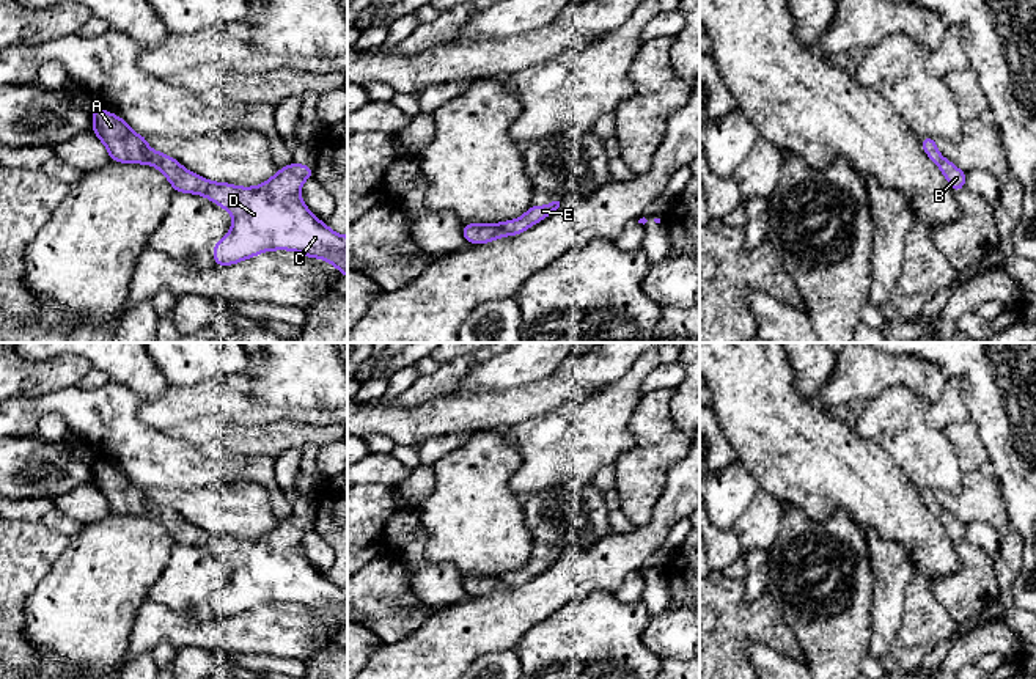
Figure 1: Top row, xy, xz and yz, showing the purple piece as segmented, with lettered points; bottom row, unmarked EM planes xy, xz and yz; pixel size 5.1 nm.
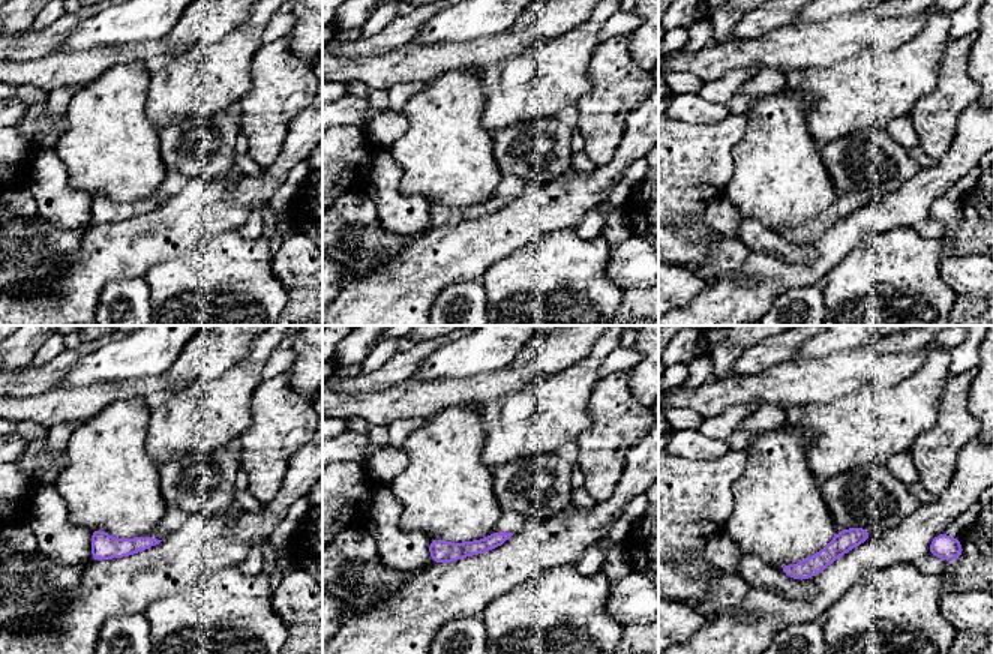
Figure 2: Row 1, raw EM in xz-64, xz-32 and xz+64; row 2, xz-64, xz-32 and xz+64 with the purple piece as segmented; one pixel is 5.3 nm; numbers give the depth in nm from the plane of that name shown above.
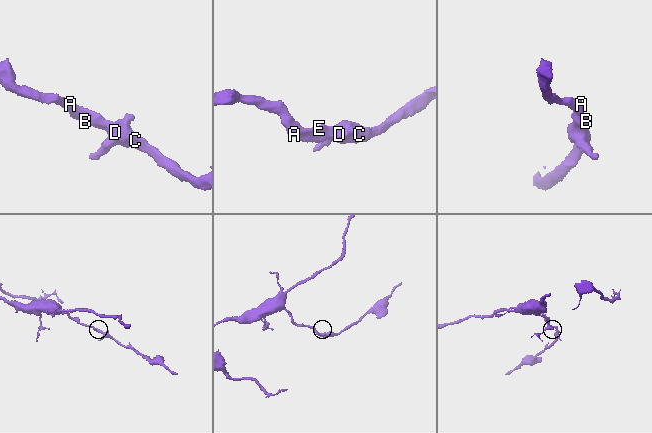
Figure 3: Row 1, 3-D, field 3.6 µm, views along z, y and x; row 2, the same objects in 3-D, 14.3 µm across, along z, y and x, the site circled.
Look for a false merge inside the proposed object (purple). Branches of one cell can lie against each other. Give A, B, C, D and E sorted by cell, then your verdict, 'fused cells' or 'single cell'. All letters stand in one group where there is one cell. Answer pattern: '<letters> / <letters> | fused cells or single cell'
A B C D E | single cell

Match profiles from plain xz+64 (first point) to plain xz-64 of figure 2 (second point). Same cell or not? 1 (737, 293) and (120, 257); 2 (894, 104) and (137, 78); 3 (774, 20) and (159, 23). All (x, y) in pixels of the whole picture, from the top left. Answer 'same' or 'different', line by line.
1: same
2: different
3: different

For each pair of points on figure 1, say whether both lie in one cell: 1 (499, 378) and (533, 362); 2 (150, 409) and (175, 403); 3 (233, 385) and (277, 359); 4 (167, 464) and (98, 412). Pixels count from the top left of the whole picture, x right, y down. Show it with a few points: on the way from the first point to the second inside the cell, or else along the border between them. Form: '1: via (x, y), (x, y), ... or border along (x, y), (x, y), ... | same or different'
1: via (506, 370), (525, 362) | same
2: via (156, 409), (168, 409) | same
3: border along (242, 373), (249, 379), (249, 393), (271, 406) | different
4: via (150, 458), (115, 429) | same

